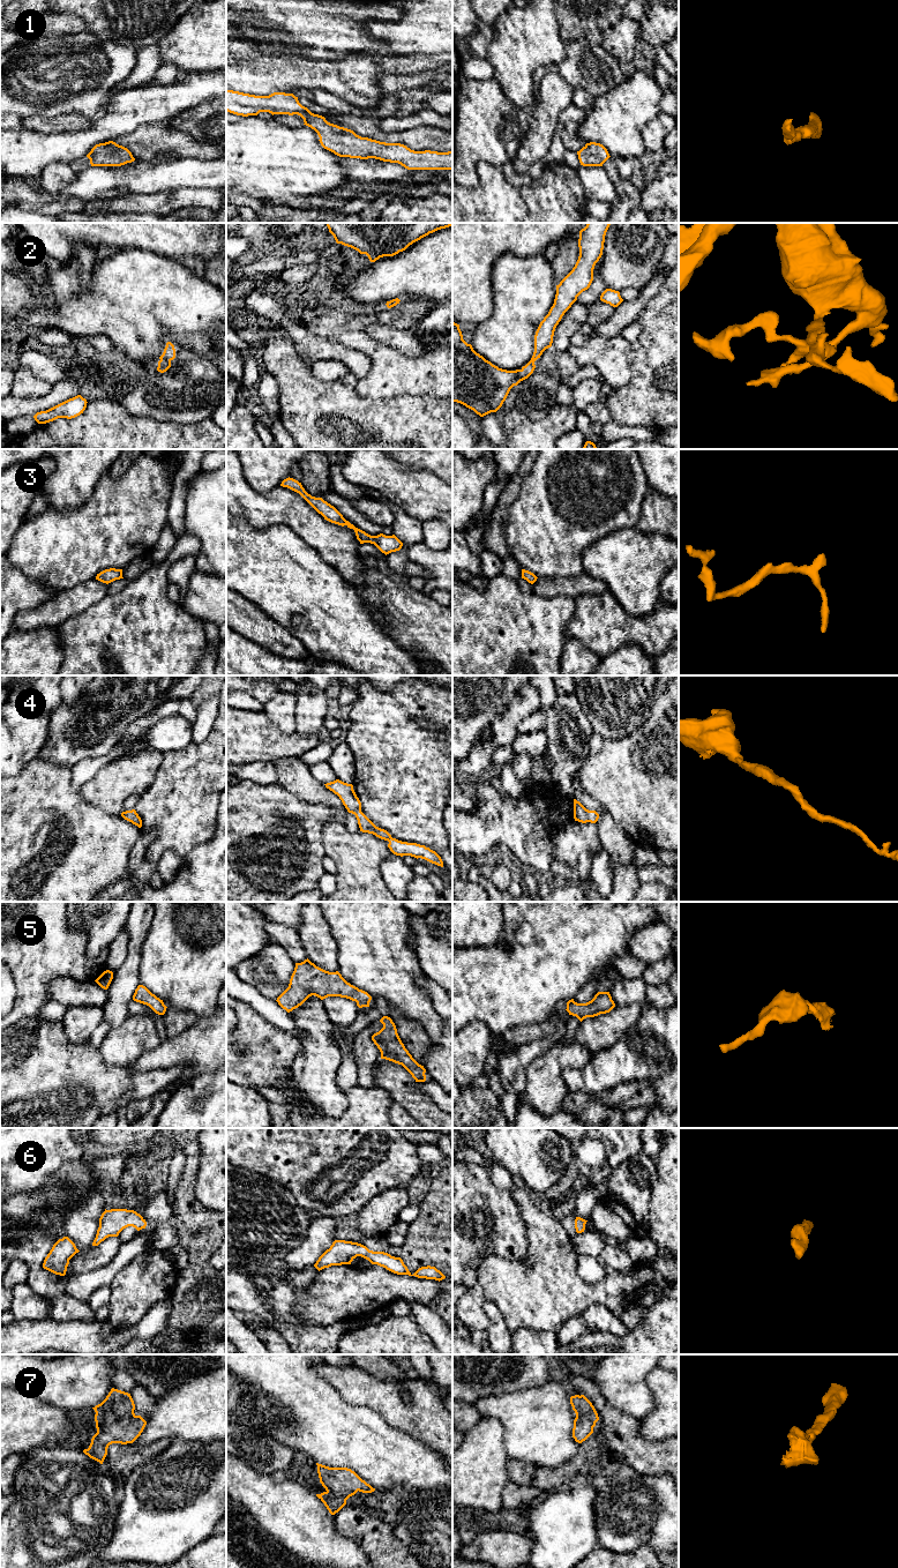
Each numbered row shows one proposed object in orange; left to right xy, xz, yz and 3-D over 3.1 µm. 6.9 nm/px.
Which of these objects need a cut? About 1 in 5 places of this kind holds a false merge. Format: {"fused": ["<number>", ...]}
{"fused": []}

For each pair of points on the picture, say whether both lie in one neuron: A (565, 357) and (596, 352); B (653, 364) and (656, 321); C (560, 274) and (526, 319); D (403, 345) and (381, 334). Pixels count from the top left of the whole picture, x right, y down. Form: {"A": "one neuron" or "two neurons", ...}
{"A": "two neurons", "B": "one neuron", "C": "two neurons", "D": "one neuron"}

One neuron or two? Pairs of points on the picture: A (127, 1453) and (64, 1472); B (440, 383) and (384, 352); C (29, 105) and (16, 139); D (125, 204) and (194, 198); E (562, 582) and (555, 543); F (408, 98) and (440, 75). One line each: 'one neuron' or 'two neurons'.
A: two neurons
B: one neuron
C: two neurons
D: one neuron
E: two neurons
F: one neuron

